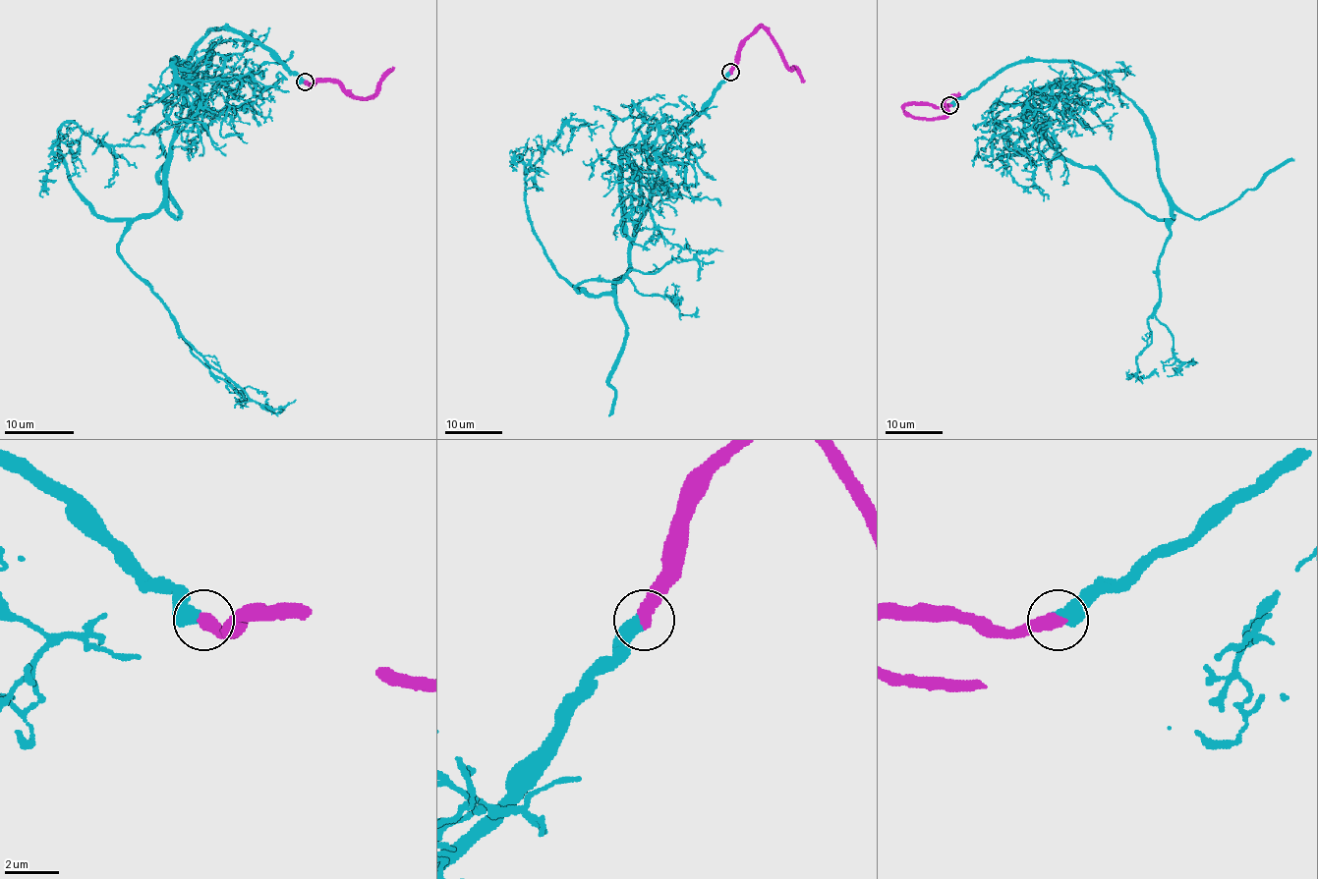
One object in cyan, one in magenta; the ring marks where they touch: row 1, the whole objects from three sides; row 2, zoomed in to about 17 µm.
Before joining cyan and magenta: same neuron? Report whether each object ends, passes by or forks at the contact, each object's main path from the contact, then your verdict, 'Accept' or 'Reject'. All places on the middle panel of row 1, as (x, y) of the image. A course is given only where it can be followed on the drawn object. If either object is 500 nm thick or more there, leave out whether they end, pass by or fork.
At the ring cyan ends. At the ring magenta ends. Course of cyan: (731, 72), (669, 146), (630, 263), (600, 296), (556, 271), (528, 217), (525, 173), (565, 124), (563, 152). Course of magenta: (731, 72), (738, 62), (741, 44), (762, 27), (784, 65), (788, 69), (794, 68), (805, 82). Accept

